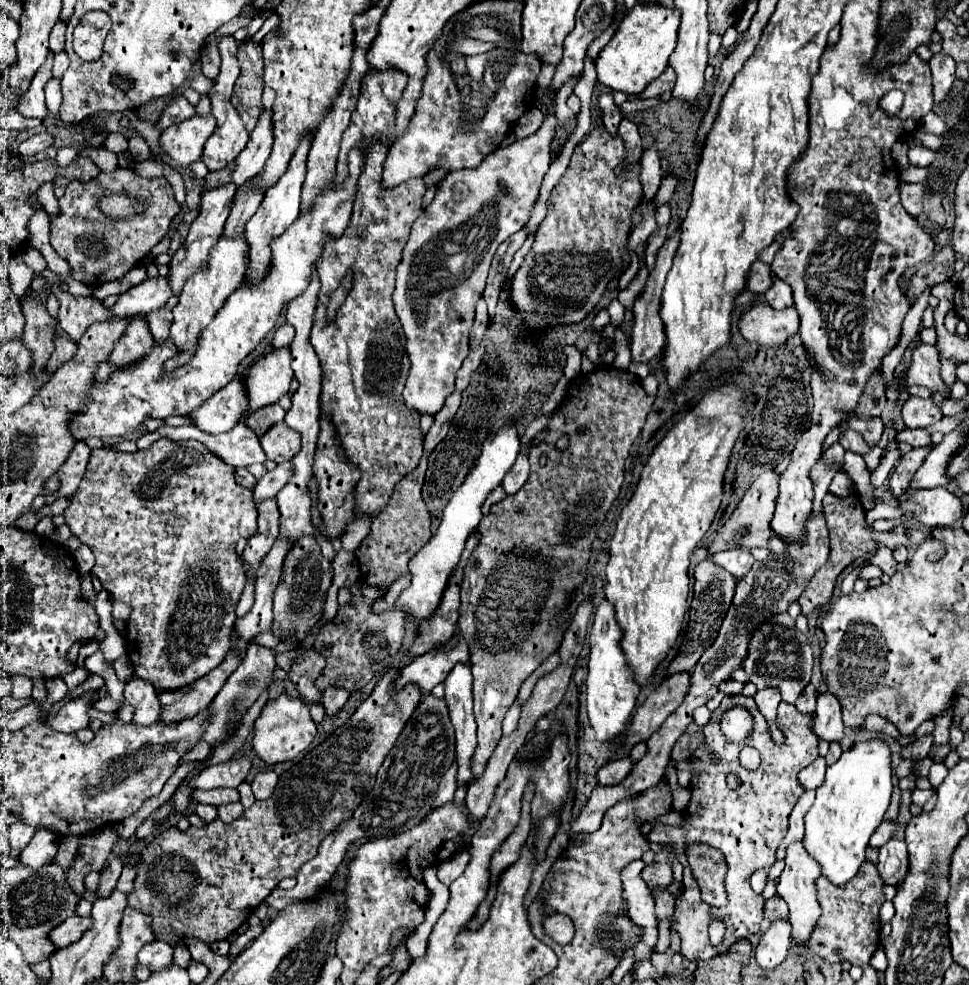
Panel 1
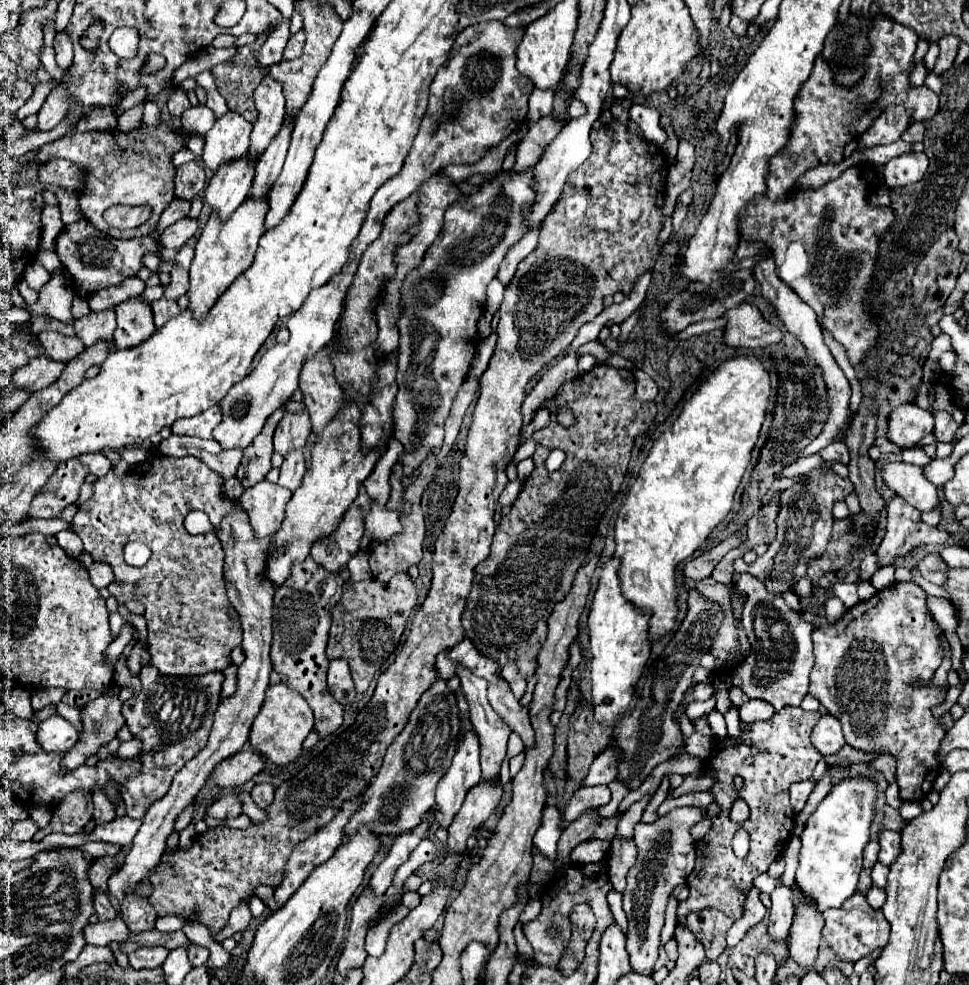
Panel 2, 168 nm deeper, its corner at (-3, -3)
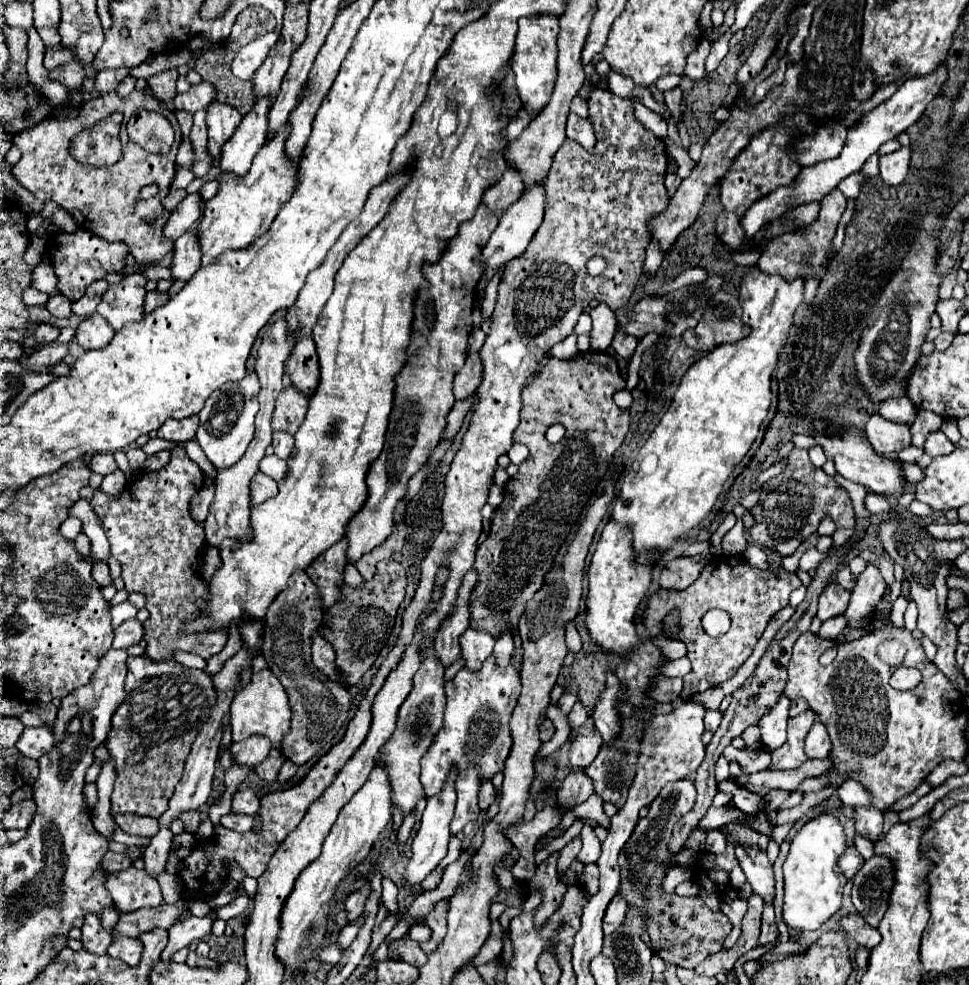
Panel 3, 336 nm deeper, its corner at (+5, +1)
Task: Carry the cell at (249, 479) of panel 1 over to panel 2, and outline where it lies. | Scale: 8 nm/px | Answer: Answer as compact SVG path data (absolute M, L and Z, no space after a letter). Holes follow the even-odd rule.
M233 476L233 478L229 478L229 480L225 480L225 486L223 486L223 492L225 492L225 496L241 496L243 494L243 482L237 478L237 476Z

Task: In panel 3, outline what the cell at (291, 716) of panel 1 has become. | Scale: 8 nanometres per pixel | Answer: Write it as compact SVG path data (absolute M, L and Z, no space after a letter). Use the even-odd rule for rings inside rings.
M267 668L261 672L253 672L249 684L243 686L241 690L237 690L237 694L231 702L233 742L249 738L251 734L263 734L271 740L273 748L279 748L283 734L287 734L287 730L289 730L289 722L291 722L291 710L289 710L287 694L285 694L279 678L275 678L275 674L271 674L271 670L267 670Z

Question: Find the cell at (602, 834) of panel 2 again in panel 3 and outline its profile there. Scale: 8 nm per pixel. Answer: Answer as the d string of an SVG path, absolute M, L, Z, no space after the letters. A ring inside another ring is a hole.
M575 838L575 840L571 840L571 842L559 852L559 860L557 860L557 872L559 872L559 874L563 874L563 872L571 866L571 862L577 858L579 850L581 850L581 840Z

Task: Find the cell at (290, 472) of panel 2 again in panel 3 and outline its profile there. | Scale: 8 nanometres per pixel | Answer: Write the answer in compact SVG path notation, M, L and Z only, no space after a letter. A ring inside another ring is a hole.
M273 432L273 448L279 458L287 460L293 450L293 436L287 432Z

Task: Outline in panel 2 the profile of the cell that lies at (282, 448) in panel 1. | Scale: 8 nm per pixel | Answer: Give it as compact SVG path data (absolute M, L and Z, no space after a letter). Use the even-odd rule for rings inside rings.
M307 412L299 414L285 414L283 420L275 428L275 452L281 456L287 456L291 450L303 448L307 442L307 436L311 434L311 420Z

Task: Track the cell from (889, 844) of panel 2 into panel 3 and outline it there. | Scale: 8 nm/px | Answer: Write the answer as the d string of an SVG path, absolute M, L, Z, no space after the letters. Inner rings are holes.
M855 806L855 828L857 834L867 836L871 842L875 842L883 830L883 812L875 808Z

